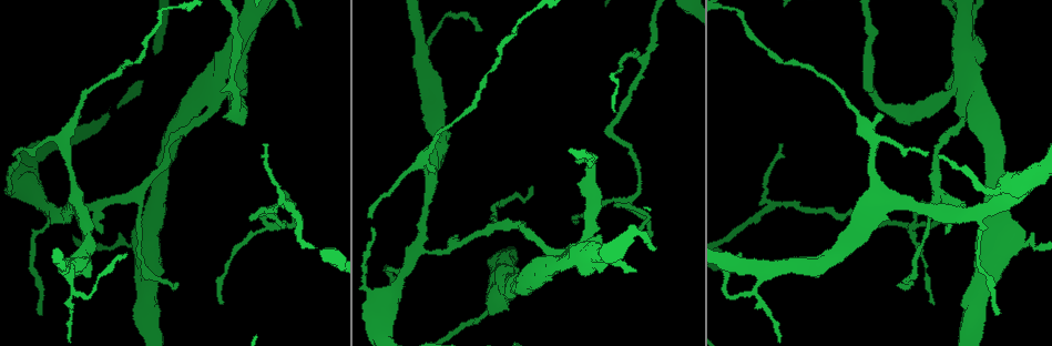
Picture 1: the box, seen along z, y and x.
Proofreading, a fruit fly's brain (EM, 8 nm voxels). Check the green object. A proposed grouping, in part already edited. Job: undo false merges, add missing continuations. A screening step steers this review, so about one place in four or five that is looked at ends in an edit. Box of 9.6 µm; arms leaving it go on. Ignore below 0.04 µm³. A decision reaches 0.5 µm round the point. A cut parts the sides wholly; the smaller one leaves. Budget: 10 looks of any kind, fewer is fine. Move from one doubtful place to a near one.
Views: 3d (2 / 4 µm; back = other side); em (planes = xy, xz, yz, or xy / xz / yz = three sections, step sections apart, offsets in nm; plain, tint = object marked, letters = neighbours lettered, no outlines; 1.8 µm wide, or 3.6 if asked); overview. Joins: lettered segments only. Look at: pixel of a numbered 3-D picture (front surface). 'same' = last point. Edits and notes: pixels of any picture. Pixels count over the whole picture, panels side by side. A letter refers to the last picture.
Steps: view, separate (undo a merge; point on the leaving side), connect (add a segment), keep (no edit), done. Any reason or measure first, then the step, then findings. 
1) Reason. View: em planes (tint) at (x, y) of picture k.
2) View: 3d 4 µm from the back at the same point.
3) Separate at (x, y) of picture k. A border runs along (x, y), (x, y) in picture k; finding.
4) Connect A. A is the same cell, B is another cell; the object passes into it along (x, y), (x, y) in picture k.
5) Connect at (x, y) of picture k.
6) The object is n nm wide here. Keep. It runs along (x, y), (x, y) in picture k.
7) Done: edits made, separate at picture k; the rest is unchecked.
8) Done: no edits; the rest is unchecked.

Three arms meet. View: 3d 4 µm from the back at (962, 212) of picture 1.

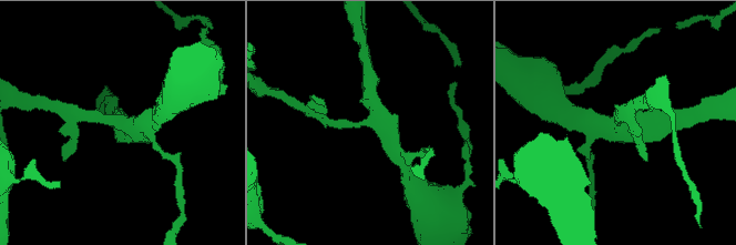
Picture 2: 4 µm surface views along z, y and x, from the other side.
3 arms meet here; shape alone is not enough. View: em planes (tint) at (617, 123) of picture 2.

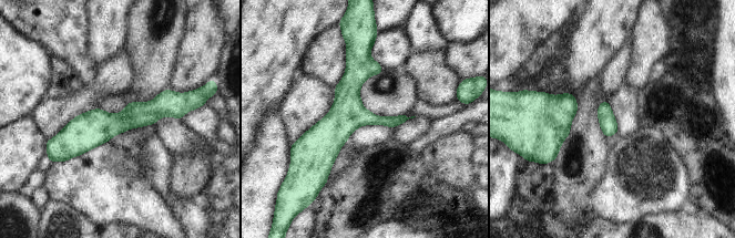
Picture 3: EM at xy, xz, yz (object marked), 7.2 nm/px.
See the neighbours. View: em planes (letters) at the same point.

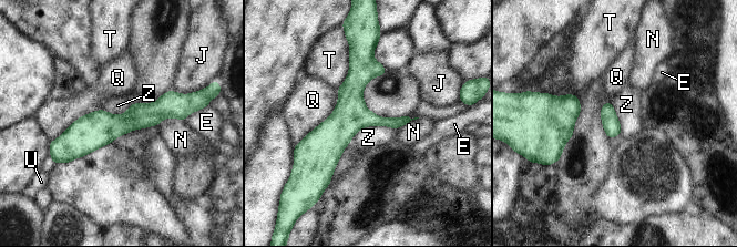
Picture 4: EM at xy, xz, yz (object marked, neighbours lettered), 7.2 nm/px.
The object is 130 nm wide here. Keep. E, J, N, Q, T, U and Z are other cells; a border runs along (397, 127), (366, 125), (350, 140) in picture 4; one neuron here.

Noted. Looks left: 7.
Branch stops here. View: em planes (letters) at (434, 171) of picture 1.

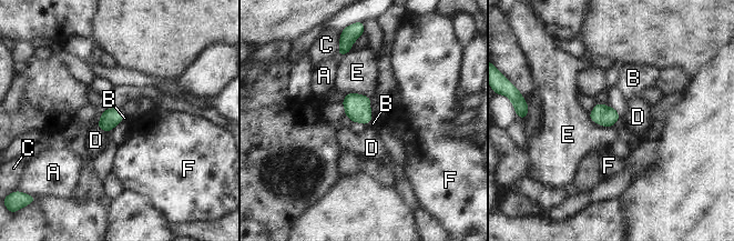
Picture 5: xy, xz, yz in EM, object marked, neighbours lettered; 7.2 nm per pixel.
Connect B. B is the same cell, A, C, D, E and F are other cells; the object passes into it along (357, 108), (369, 121), (373, 123) in picture 5; it goes on there.

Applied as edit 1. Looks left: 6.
Redraw. View: overview.

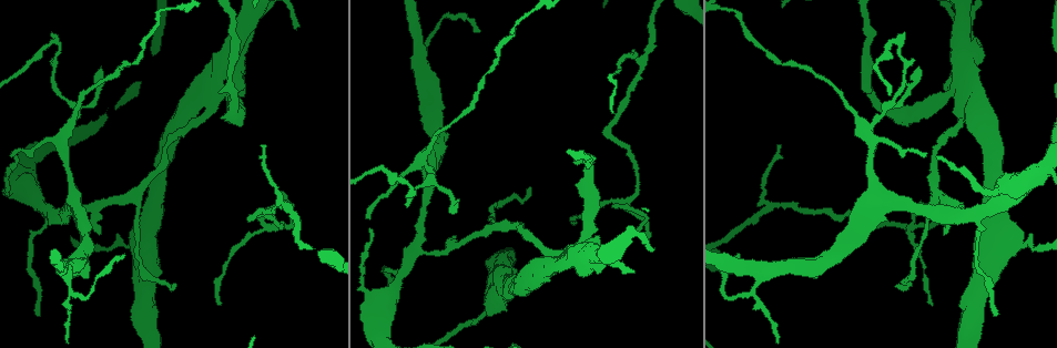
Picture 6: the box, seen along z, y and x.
An open end. View: em yz step 8 (letters) at (478, 30) of picture 6.

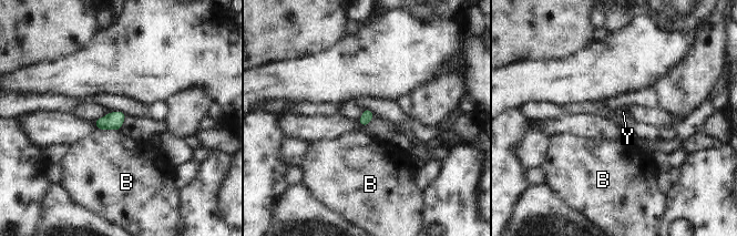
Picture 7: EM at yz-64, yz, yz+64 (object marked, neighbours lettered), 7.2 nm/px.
View: em planes (letters) at the same point.

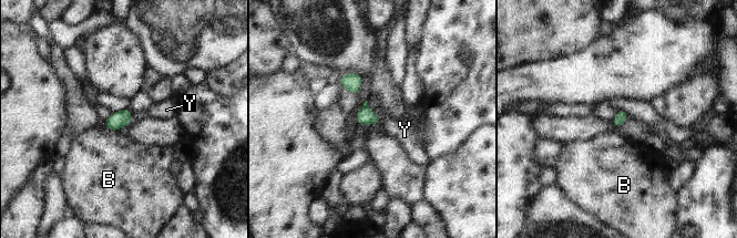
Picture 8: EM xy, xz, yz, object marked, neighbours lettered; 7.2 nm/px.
Connect Y. Y is the same cell, B is another cell; the object passes into it along (121, 118), (131, 115), (163, 111) in picture 8; it goes on there.

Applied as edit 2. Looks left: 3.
An open end. View: em 3.6 µm planes (letters) at (651, 246) of picture 6.

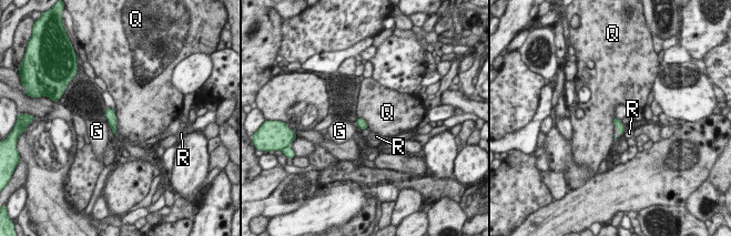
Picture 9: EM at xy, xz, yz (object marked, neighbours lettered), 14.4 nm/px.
Keep. G, Q and R are other cells; a border runs along (114, 111), (117, 130) in picture 9; none of them fits.

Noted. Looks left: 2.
Done: edits made, connect at picture 5, connect at picture 8; the rest is unchecked.

